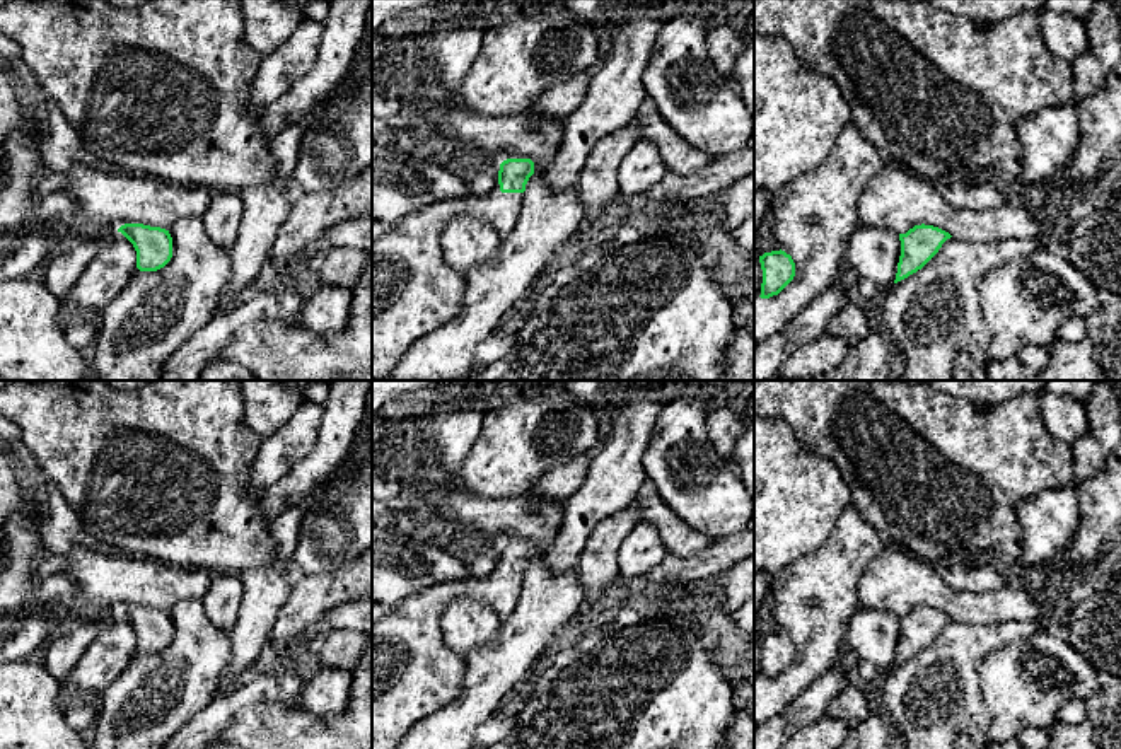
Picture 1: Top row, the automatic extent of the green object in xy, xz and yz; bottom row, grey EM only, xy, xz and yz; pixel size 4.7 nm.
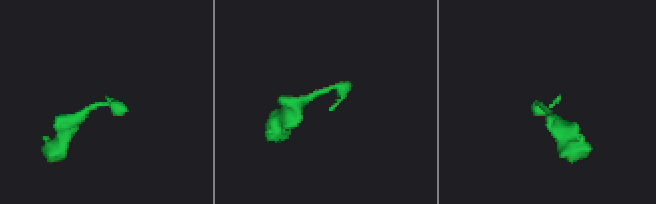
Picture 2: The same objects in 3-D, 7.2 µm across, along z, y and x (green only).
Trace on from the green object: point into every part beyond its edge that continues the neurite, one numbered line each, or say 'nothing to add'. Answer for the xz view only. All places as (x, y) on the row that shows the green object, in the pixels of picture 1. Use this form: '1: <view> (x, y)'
1: xz (413, 289)

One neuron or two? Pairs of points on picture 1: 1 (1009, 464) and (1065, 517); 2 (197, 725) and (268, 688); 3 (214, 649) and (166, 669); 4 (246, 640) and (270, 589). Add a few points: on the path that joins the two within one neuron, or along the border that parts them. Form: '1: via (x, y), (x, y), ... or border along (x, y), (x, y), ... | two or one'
1: border along (1074, 470), (1070, 483), (1017, 505), (1021, 528) | two
2: via (214, 719), (227, 705), (251, 693) | one
3: via (202, 652), (185, 669), (178, 669) | one
4: via (251, 628), (261, 601) | one

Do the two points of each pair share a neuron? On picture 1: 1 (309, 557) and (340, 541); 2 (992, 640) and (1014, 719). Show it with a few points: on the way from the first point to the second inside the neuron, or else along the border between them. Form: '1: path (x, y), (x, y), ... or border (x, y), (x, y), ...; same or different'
1: path (316, 553), (328, 541), (333, 541); same
2: border (1033, 635), (995, 649), (978, 667), (980, 686); different

